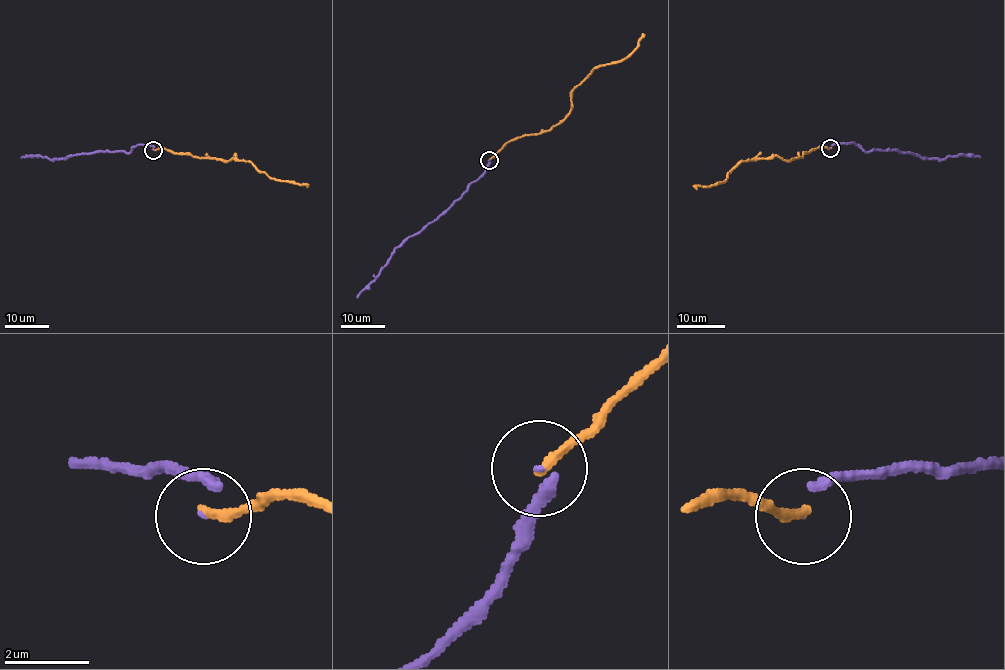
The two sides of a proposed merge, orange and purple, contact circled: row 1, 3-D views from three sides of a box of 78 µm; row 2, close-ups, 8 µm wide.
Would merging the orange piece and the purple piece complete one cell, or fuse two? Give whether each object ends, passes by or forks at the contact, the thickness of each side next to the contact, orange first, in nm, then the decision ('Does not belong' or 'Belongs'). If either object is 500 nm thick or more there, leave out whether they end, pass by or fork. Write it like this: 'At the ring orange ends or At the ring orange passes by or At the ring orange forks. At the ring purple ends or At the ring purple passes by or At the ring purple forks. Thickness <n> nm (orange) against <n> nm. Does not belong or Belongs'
At the ring orange ends. At the ring purple ends. Thickness 240 nm (orange) against 80 nm. Belongs

